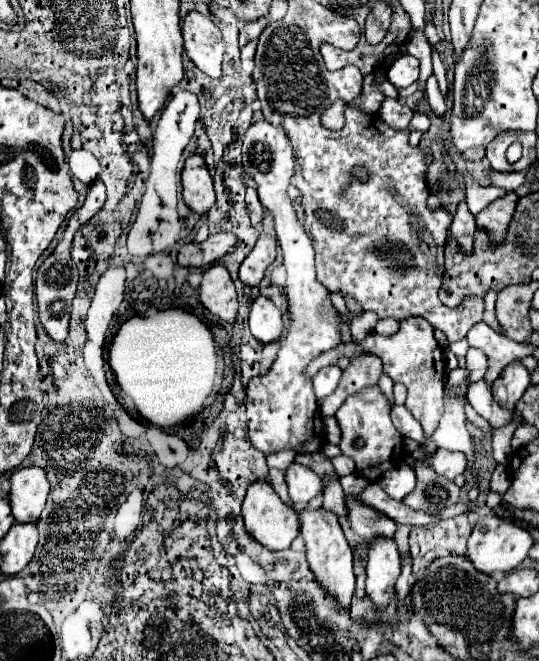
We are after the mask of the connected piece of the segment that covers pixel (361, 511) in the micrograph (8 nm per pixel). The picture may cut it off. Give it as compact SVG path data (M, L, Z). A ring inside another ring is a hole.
M345 494L345 506L347 506L347 522L353 528L355 534L359 534L363 540L369 540L373 536L393 536L395 534L395 522L387 516L381 516L375 508L369 508L367 504L361 504L357 496Z

